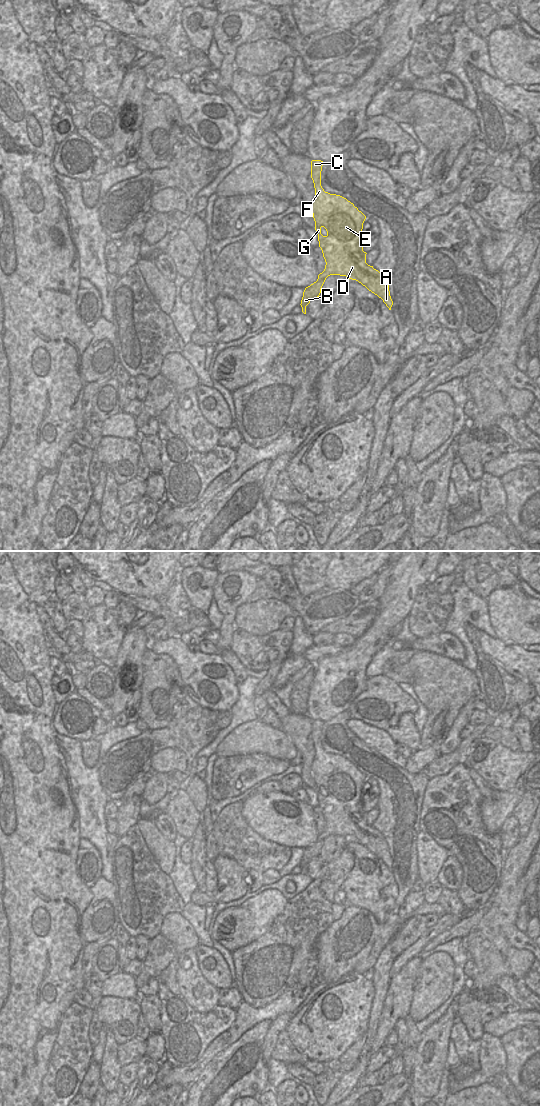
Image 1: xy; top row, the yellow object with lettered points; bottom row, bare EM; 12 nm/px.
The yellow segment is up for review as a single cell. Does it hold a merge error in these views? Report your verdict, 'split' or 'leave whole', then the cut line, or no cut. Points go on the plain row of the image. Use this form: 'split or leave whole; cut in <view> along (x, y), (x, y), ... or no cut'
split; cut in xy along (378, 831), (376, 835), (359, 833), (346, 836)

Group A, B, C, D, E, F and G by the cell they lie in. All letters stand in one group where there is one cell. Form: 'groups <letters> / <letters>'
groups A / B C D E F G

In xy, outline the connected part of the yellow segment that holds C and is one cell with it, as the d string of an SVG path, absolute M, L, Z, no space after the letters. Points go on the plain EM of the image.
M321 720L311 721L311 738L315 748L311 771L326 825L317 841L303 852L300 865L304 874L310 861L319 857L328 836L378 835L378 830L366 823L367 813L363 811L361 796L366 776L346 758L324 751L321 746L323 724Z

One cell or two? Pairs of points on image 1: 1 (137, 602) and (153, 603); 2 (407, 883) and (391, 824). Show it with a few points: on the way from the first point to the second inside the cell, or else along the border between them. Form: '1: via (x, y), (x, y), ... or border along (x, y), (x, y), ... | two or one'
1: via (141, 603), (149, 603) | one
2: via (404, 868), (401, 839) | one

